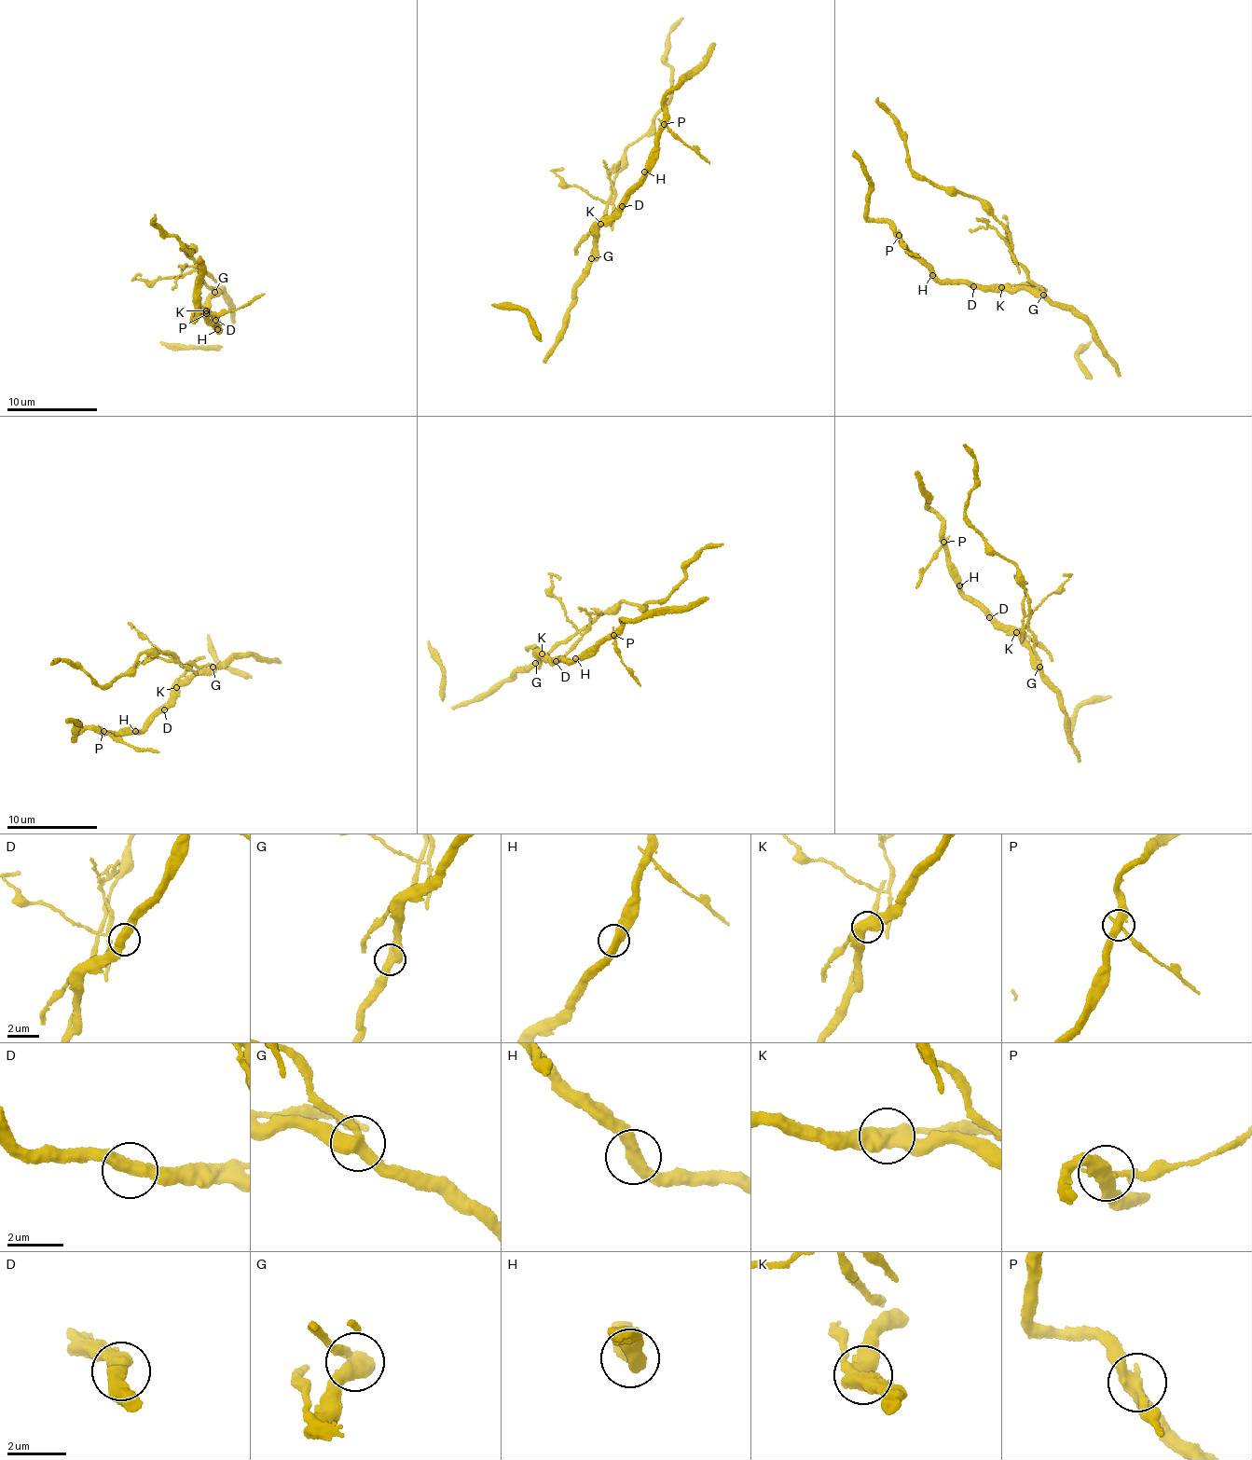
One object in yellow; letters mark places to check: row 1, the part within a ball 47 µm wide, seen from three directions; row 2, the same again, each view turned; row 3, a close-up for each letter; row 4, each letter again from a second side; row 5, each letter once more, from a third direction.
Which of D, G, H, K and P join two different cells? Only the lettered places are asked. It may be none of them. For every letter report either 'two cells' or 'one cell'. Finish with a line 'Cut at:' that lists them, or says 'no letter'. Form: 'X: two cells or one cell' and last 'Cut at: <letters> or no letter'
D: one cell
G: two cells
H: one cell
K: two cells
P: two cells
Cut at: G, K, P

